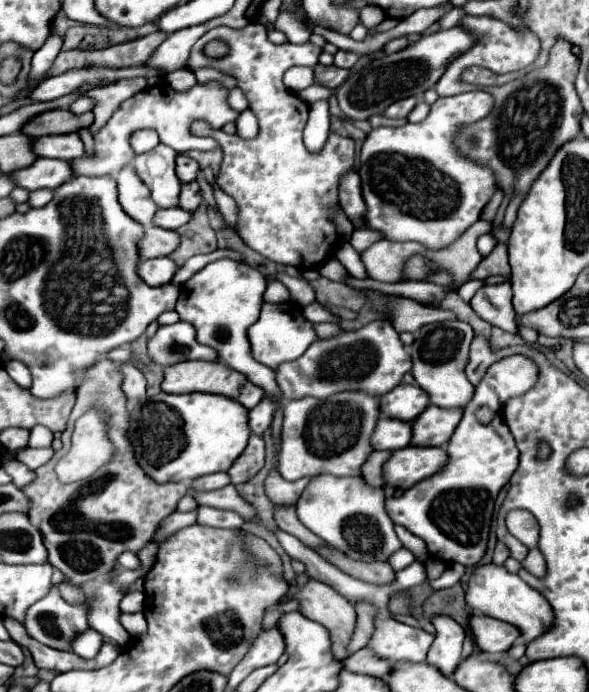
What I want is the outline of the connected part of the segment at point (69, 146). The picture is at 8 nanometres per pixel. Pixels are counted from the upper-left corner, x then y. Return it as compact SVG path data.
M77 132L35 138L33 152L39 158L59 158L59 160L73 160L73 158L79 158L85 154L83 142Z

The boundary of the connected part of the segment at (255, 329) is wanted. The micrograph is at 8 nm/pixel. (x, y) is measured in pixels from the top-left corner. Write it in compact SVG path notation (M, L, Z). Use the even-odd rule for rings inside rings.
M263 302L259 320L255 324L251 324L251 328L247 330L247 338L251 344L253 358L269 368L277 368L283 362L297 360L317 336L313 332L313 324L303 318L299 304L291 304L291 302L267 304L267 302Z

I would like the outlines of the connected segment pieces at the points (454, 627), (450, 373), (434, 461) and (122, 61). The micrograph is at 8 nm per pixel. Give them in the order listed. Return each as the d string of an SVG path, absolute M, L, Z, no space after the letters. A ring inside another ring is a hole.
M435 616L431 622L437 634L429 648L427 664L439 668L439 672L443 672L445 676L453 676L455 668L461 662L465 630L449 616Z
M455 320L455 326L427 324L411 346L413 376L417 384L429 394L429 402L439 408L465 408L475 392L475 386L467 380L465 364L469 360L469 344L473 340L473 328L467 322Z
M407 446L391 452L383 464L383 480L397 490L407 490L419 480L425 480L439 472L447 462L447 454L441 448L415 448Z
M153 32L143 38L115 44L115 46L103 48L103 50L67 50L55 58L55 62L49 70L49 76L63 74L71 68L83 68L83 66L109 66L109 68L139 66L151 56L151 52L165 38L167 36L163 32Z

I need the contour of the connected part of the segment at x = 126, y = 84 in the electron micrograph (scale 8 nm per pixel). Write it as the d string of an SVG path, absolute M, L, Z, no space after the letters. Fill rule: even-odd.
M145 78L117 80L113 84L107 84L107 86L101 86L101 88L91 88L91 92L85 92L83 98L91 98L95 102L95 106L93 106L95 122L91 124L91 134L95 134L97 128L101 128L109 120L111 112L123 100L135 96L141 90L145 90Z

